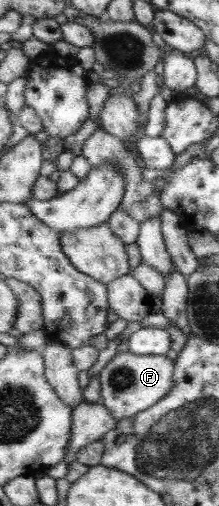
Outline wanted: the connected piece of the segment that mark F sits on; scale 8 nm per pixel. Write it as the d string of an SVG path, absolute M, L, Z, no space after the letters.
M121 352L106 364L100 371L101 399L100 404L109 408L113 419L121 422L136 417L142 411L153 407L166 396L174 385L174 360L161 355L134 355L134 352Z

